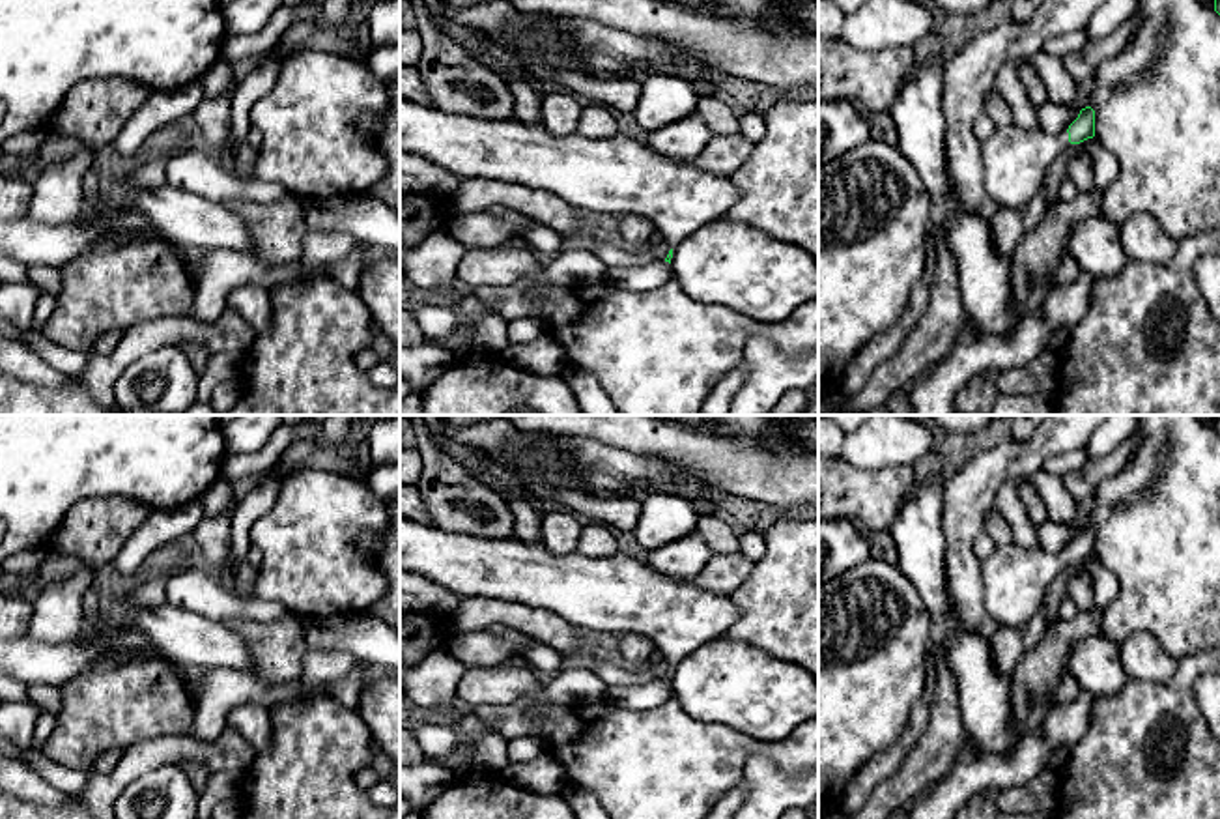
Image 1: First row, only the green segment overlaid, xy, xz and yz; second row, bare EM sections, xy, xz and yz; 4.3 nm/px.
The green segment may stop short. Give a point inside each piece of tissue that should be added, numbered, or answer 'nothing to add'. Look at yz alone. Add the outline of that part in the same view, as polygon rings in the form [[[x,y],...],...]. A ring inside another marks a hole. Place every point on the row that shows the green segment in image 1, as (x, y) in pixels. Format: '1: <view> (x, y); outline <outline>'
1: yz (1015, 159); outline [[[996,127],[979,146],[986,196],[1000,208],[1022,208],[1044,185],[1048,166],[1067,146],[1067,131]]]

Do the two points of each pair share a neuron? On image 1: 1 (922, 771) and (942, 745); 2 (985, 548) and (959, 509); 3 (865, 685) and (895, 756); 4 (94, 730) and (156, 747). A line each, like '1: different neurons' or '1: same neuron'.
1: same neuron
2: different neurons
3: different neurons
4: different neurons

